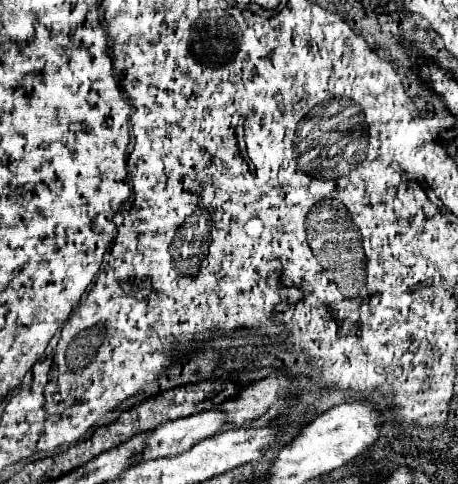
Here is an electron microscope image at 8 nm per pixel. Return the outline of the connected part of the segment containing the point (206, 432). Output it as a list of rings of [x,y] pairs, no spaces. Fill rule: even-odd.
[[[215,409],[167,421],[151,431],[151,439],[147,439],[147,459],[171,457],[189,451],[195,443],[217,435],[225,427],[225,413]]]

